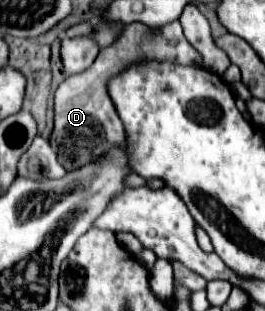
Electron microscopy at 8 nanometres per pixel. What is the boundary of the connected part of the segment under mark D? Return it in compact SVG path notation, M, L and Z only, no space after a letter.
M179 21L163 25L159 35L153 35L151 29L141 23L131 23L125 29L119 23L95 23L95 27L97 33L93 37L99 43L99 47L111 45L117 35L119 41L115 41L115 45L107 49L101 49L95 63L89 69L77 75L69 75L57 87L53 101L53 131L49 135L49 145L55 149L59 163L67 171L79 169L79 165L87 165L87 161L93 161L95 157L99 157L99 153L107 153L107 149L113 149L115 145L125 145L123 123L115 107L111 105L111 99L107 97L107 81L111 75L121 73L127 67L127 63L135 63L141 59L175 61L181 65L201 65L201 55L185 39Z

